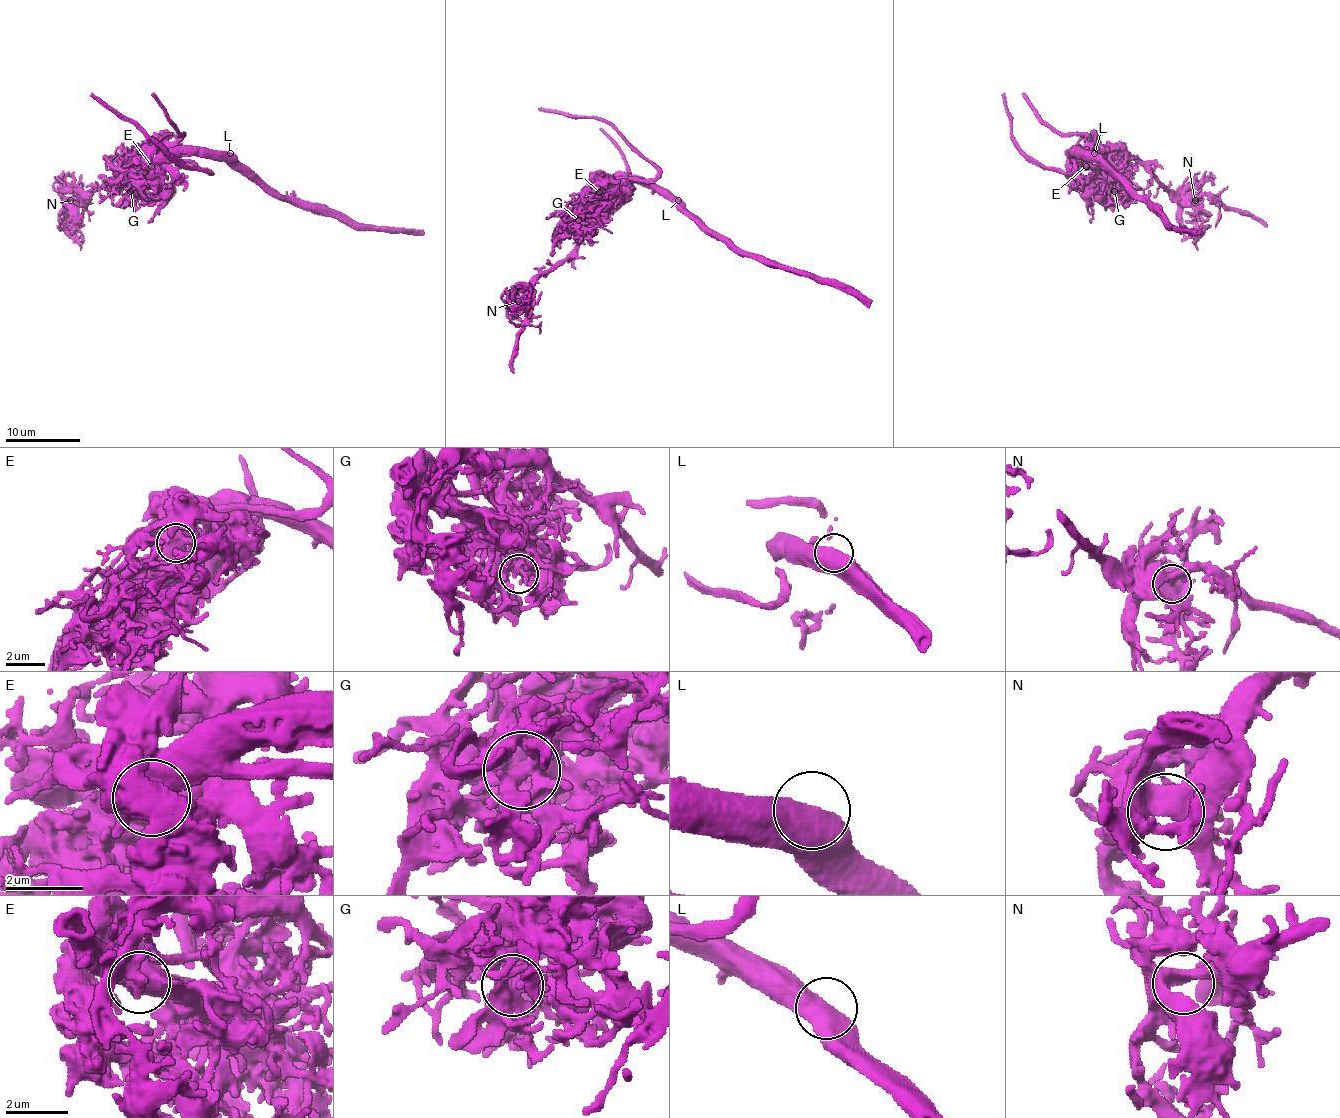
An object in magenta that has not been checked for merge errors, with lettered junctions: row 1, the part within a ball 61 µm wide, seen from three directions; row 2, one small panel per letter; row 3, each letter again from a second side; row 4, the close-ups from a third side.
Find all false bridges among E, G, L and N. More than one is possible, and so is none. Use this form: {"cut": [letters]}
{"cut": ["E"]}

